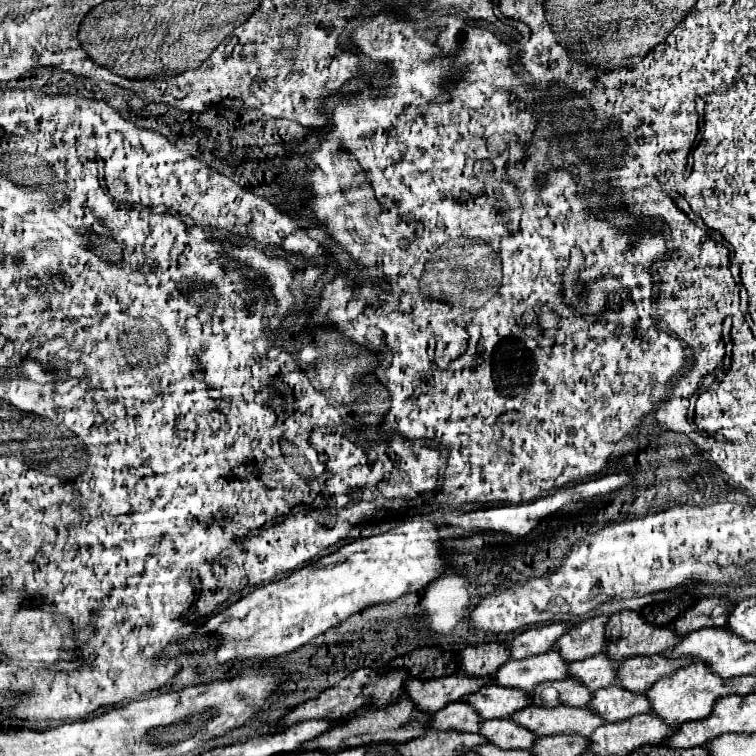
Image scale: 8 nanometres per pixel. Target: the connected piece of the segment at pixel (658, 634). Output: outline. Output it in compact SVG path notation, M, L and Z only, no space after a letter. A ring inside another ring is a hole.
M619 611L607 623L607 655L615 661L675 649L685 637L671 627L647 623L637 611Z

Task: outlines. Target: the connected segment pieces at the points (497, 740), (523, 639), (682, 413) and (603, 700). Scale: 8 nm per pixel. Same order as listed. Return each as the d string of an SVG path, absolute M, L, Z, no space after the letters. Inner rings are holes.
M511 719L481 721L479 733L485 735L489 739L489 743L499 745L501 749L531 749L537 739L535 733L517 725Z
M565 621L549 623L543 627L531 627L511 641L511 657L525 659L525 657L547 653L549 649L553 649L555 641L569 629L571 629L571 623L565 623Z
M679 383L675 387L673 401L669 401L669 405L665 405L665 407L661 407L657 411L657 423L663 425L663 427L667 427L669 431L681 431L681 433L685 433L693 443L697 443L699 447L703 447L703 443L705 443L707 437L705 437L703 431L699 433L699 427L693 423L693 419L689 419L689 407L691 407L689 399L699 389L687 389L687 387L689 385L685 385L685 383ZM687 391L691 391L691 393L687 395ZM683 397L687 397L685 403L683 403Z
M611 685L605 689L597 689L593 693L593 703L589 705L609 723L631 719L639 713L651 713L651 701L643 693L631 693L621 685Z

